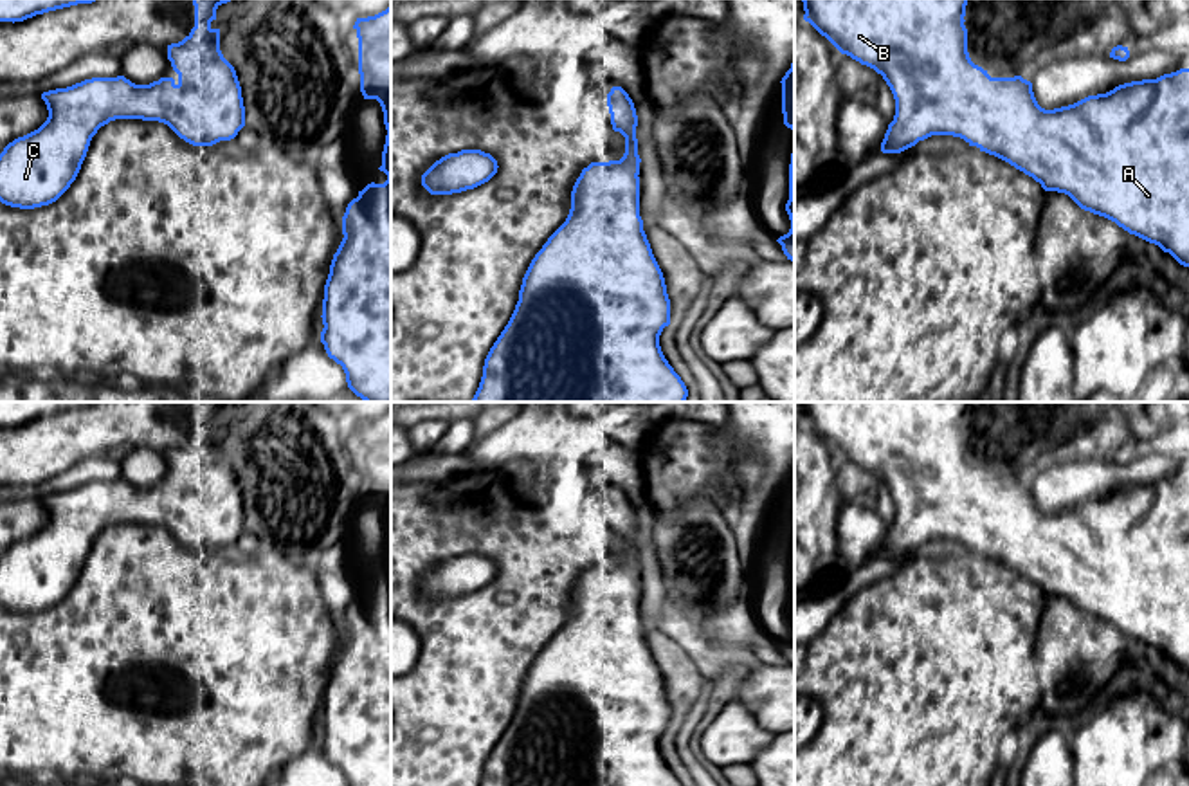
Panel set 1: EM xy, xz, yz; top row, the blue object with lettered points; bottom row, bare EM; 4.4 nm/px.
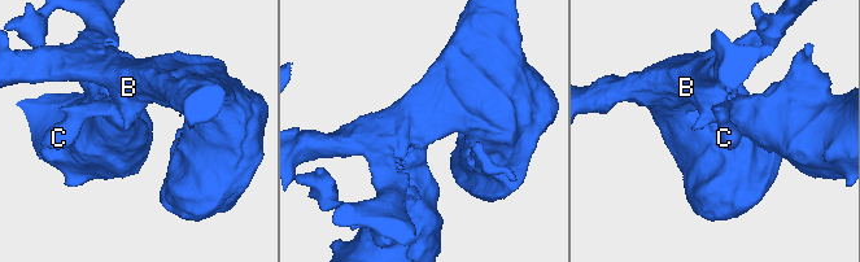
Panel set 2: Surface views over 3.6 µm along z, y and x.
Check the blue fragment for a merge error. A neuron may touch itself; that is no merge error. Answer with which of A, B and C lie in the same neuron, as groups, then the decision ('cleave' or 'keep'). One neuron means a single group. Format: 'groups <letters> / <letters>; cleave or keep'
groups A B C; keep

